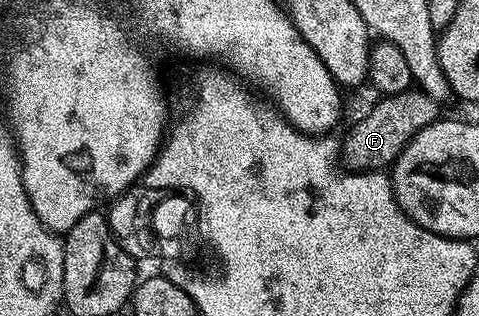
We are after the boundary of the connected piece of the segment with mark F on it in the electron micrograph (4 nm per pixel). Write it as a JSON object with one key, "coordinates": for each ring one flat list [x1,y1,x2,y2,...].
{"coordinates":[[411,90,382,96,370,108,367,116,362,116,350,128,346,140,341,141,340,156,345,167,351,172,372,172,386,170,397,160,410,139,429,124,439,123,439,101,433,100,420,90]]}

